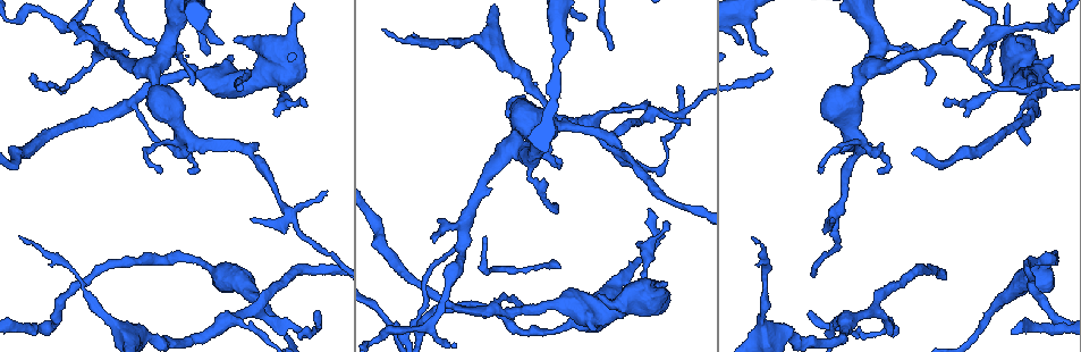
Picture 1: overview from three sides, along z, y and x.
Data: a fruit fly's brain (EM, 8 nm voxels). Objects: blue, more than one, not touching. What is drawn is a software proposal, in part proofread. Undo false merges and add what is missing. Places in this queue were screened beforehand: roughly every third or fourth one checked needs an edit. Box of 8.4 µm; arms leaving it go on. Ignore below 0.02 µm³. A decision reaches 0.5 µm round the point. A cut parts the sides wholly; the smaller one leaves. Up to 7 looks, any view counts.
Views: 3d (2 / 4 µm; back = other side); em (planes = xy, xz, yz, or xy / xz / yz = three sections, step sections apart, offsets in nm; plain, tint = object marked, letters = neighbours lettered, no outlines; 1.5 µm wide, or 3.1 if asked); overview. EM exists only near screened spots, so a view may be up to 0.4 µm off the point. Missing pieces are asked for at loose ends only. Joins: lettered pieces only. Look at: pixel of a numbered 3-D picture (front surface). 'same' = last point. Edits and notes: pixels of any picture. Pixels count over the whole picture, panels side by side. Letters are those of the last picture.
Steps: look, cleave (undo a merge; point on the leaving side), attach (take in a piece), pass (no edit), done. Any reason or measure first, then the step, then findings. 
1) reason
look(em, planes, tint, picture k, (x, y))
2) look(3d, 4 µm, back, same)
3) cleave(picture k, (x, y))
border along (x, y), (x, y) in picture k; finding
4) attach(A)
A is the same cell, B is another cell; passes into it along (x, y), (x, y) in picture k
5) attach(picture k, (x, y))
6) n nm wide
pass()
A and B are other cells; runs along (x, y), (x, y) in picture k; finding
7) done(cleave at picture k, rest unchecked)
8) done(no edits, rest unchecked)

free end
look(em, xy, step 8, tint, picture 1, (810, 311))

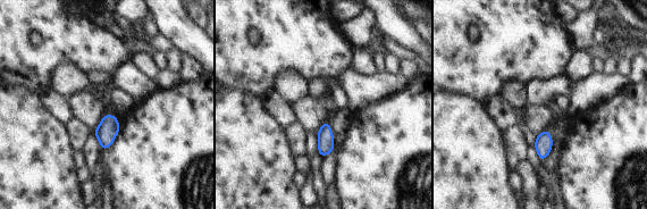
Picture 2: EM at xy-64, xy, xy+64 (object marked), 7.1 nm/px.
look(em, xy, step 8, letters, same)

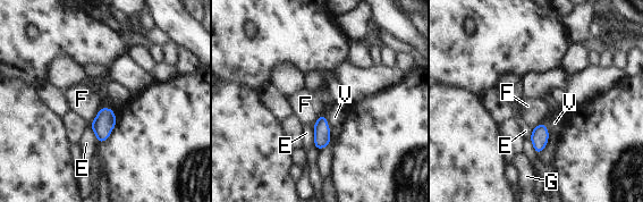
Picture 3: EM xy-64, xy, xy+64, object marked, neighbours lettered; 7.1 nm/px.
150 nm wide; V touches over 240 nm
pass()
E, F, G and V are other cells; none of them fits

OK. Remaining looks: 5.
branch stops here
look(3d, 2 µm, picture 1, (881, 142))

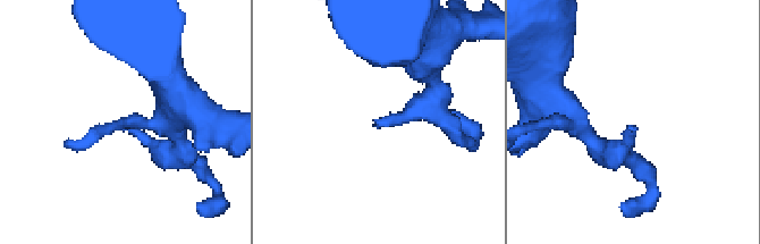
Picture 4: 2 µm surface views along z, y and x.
need the tissue
look(em, xz, step 4, letters, picture 4, (377, 128))

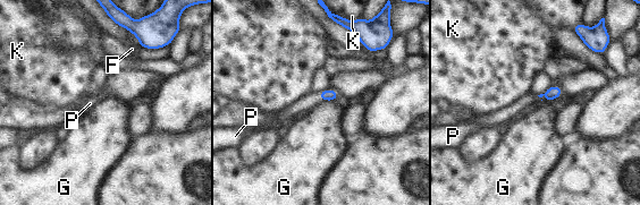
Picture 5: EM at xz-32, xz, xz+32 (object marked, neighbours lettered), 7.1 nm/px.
look(em, planes, letters, same)

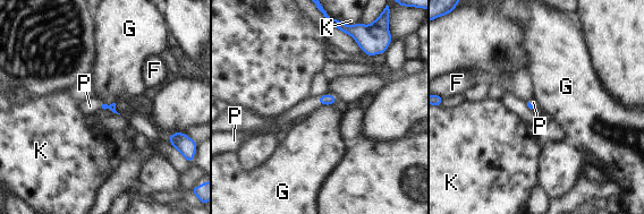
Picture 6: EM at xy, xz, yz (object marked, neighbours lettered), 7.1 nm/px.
G touches over 100 nm
attach(P)
P is the same cell, F, G and K are other cells; passes into it along (112, 106), (102, 106), (90, 106) in picture 6; the neuron continues

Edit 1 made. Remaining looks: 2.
done(attach at picture 6, rest unchecked)

